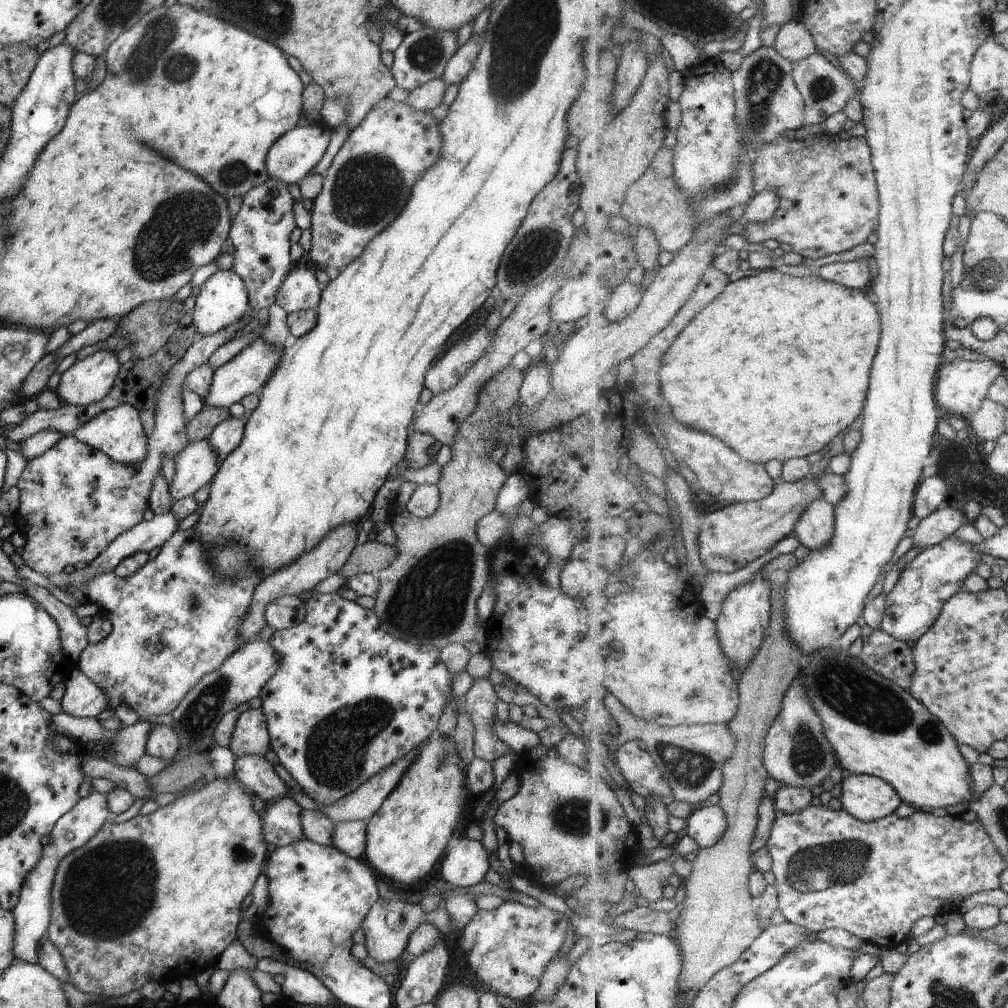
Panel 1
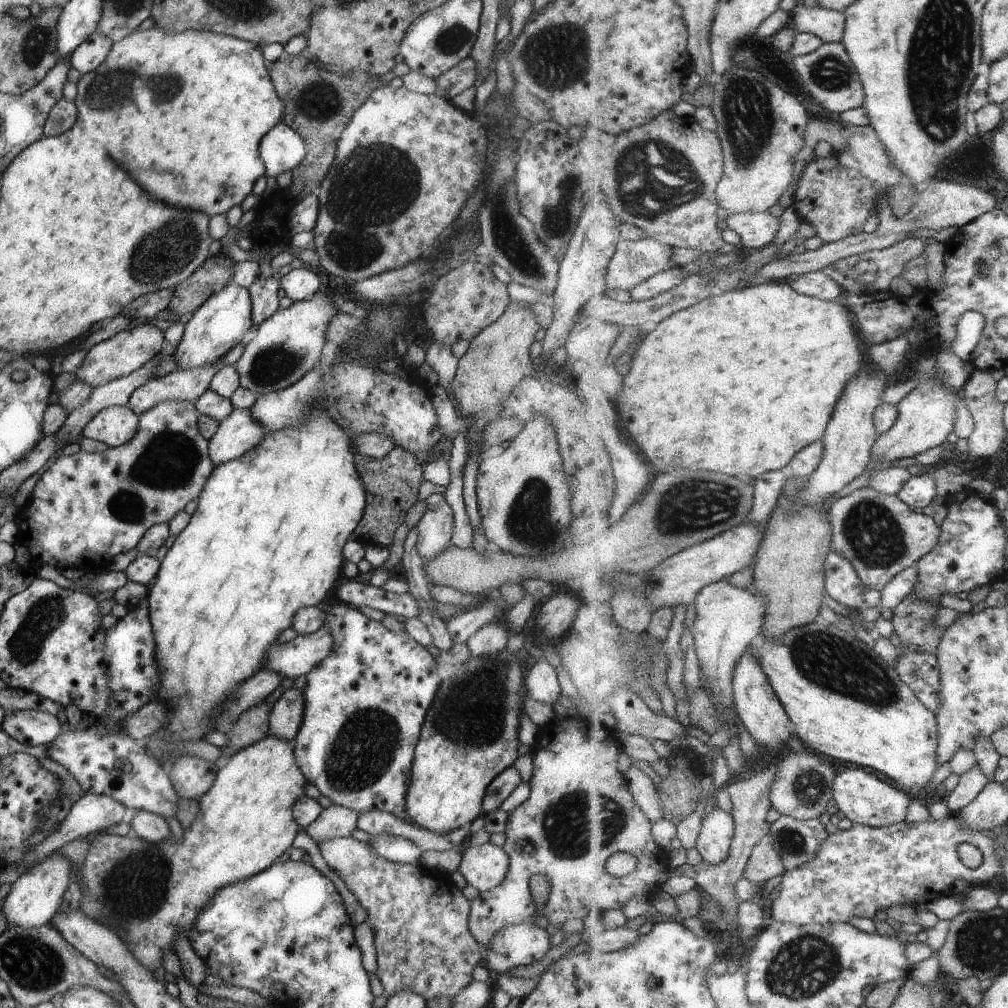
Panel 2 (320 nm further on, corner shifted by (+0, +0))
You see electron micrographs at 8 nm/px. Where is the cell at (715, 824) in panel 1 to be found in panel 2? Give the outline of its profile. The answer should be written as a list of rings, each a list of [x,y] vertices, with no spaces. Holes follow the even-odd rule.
[[[715,806],[701,822],[696,850],[708,864],[719,865],[727,860],[735,837],[736,824],[731,813]]]

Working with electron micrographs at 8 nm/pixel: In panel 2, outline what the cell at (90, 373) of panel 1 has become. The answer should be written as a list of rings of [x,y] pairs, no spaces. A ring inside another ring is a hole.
[[[141,322],[132,324],[127,329],[121,330],[107,340],[89,348],[83,363],[79,369],[75,370],[75,380],[85,382],[87,386],[93,388],[130,374],[159,353],[164,341],[163,332],[157,326],[142,324]]]

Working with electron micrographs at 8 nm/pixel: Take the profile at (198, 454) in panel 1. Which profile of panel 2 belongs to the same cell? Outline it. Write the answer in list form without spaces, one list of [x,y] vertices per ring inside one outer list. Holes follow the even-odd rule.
[[[233,409],[207,440],[207,456],[214,465],[231,461],[259,444],[267,432],[253,420],[249,409]]]

